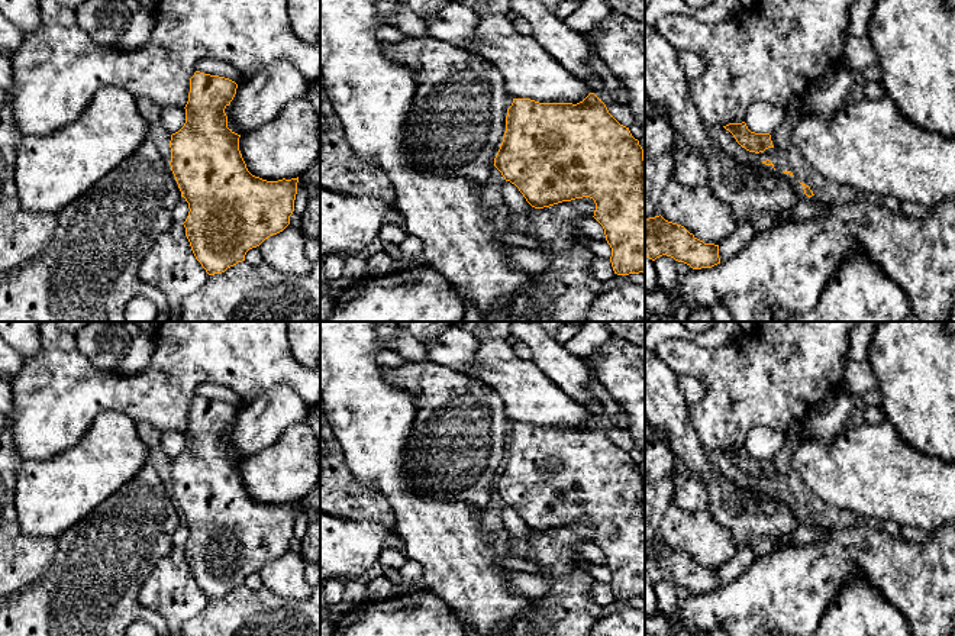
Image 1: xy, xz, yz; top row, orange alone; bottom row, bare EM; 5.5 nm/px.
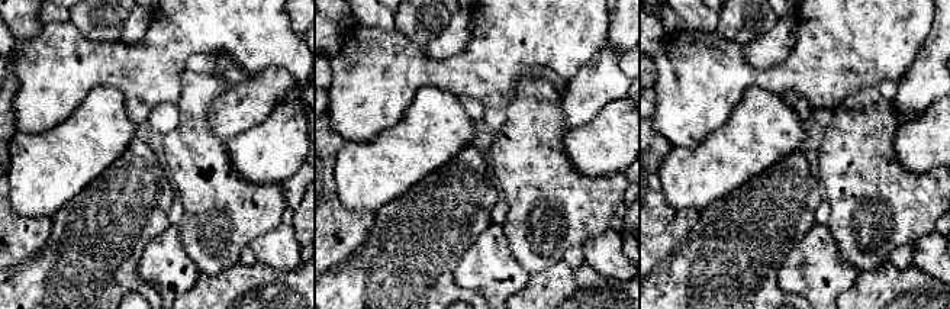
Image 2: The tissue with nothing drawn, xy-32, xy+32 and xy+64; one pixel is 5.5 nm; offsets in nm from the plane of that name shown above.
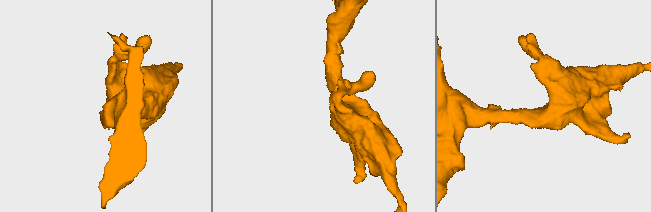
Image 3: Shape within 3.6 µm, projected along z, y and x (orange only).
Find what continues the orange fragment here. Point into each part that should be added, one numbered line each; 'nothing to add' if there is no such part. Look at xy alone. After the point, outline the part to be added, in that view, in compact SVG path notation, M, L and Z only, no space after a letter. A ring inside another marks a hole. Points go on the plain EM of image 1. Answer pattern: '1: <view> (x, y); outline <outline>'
nothing to add

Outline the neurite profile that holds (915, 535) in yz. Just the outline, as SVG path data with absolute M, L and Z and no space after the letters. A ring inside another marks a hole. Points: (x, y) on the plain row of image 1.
M900 526L900 535L910 543L925 543L930 539L932 533L925 532L916 526Z

